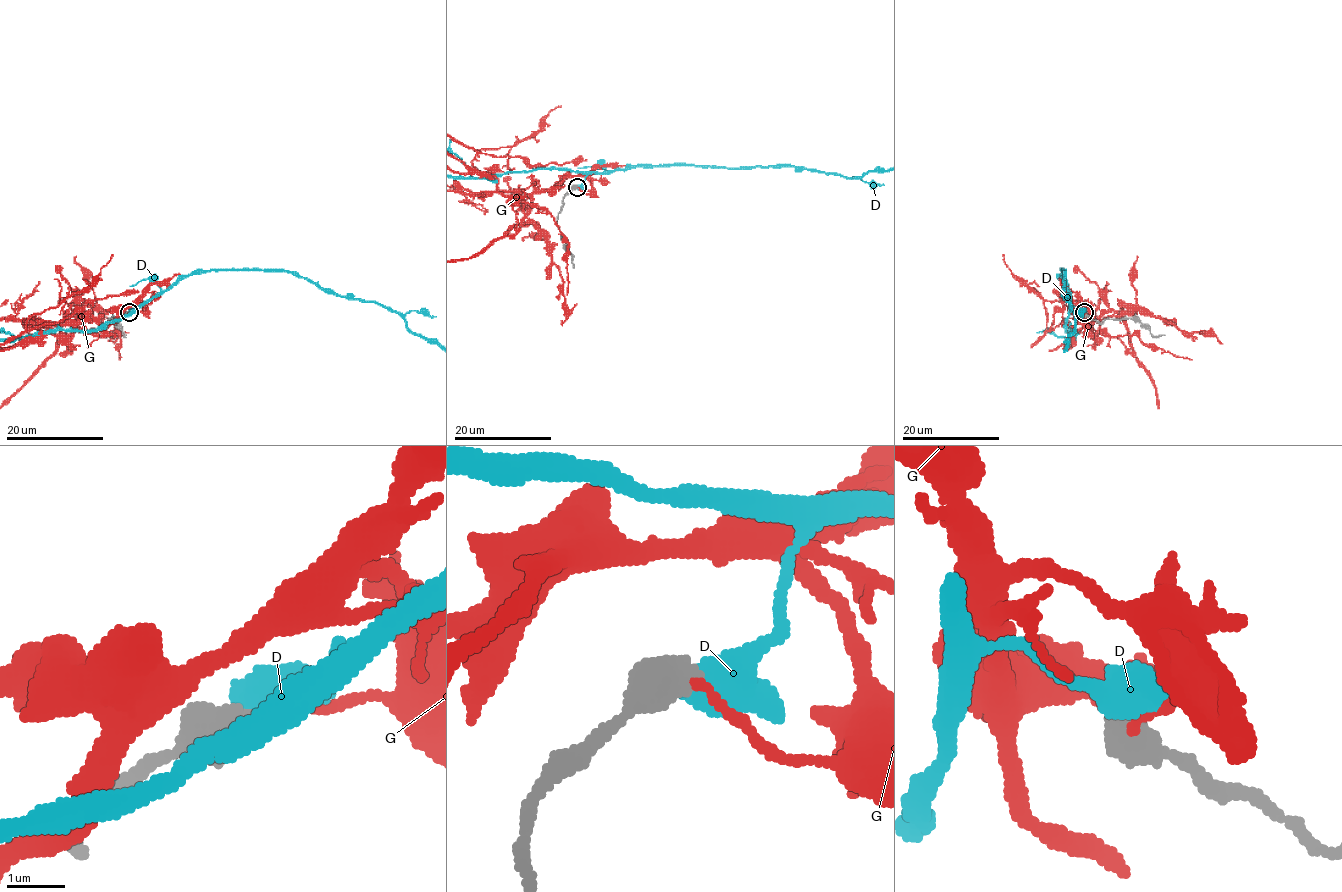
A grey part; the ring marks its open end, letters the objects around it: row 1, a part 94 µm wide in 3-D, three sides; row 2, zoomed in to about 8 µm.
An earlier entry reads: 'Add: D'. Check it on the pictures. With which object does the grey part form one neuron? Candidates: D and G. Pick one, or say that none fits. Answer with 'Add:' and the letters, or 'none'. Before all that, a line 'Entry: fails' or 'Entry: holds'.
Entry: holds
Add: D

